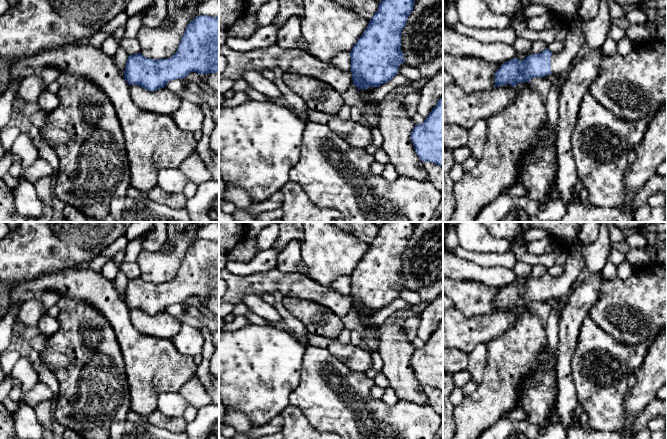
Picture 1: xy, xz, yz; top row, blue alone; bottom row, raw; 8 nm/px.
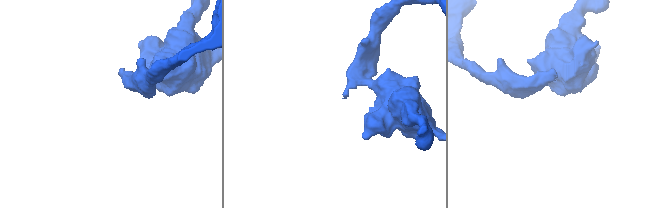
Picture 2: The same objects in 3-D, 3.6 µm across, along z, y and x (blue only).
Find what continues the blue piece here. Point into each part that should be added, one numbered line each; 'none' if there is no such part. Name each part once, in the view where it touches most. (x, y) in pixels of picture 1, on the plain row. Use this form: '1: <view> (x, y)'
1: yz (575, 264)

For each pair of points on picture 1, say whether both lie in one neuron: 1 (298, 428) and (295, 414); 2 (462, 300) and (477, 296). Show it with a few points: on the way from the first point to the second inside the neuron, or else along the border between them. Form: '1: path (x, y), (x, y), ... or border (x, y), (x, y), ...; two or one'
1: path (296, 425), (295, 417); one
2: path (466, 298), (473, 298); one

